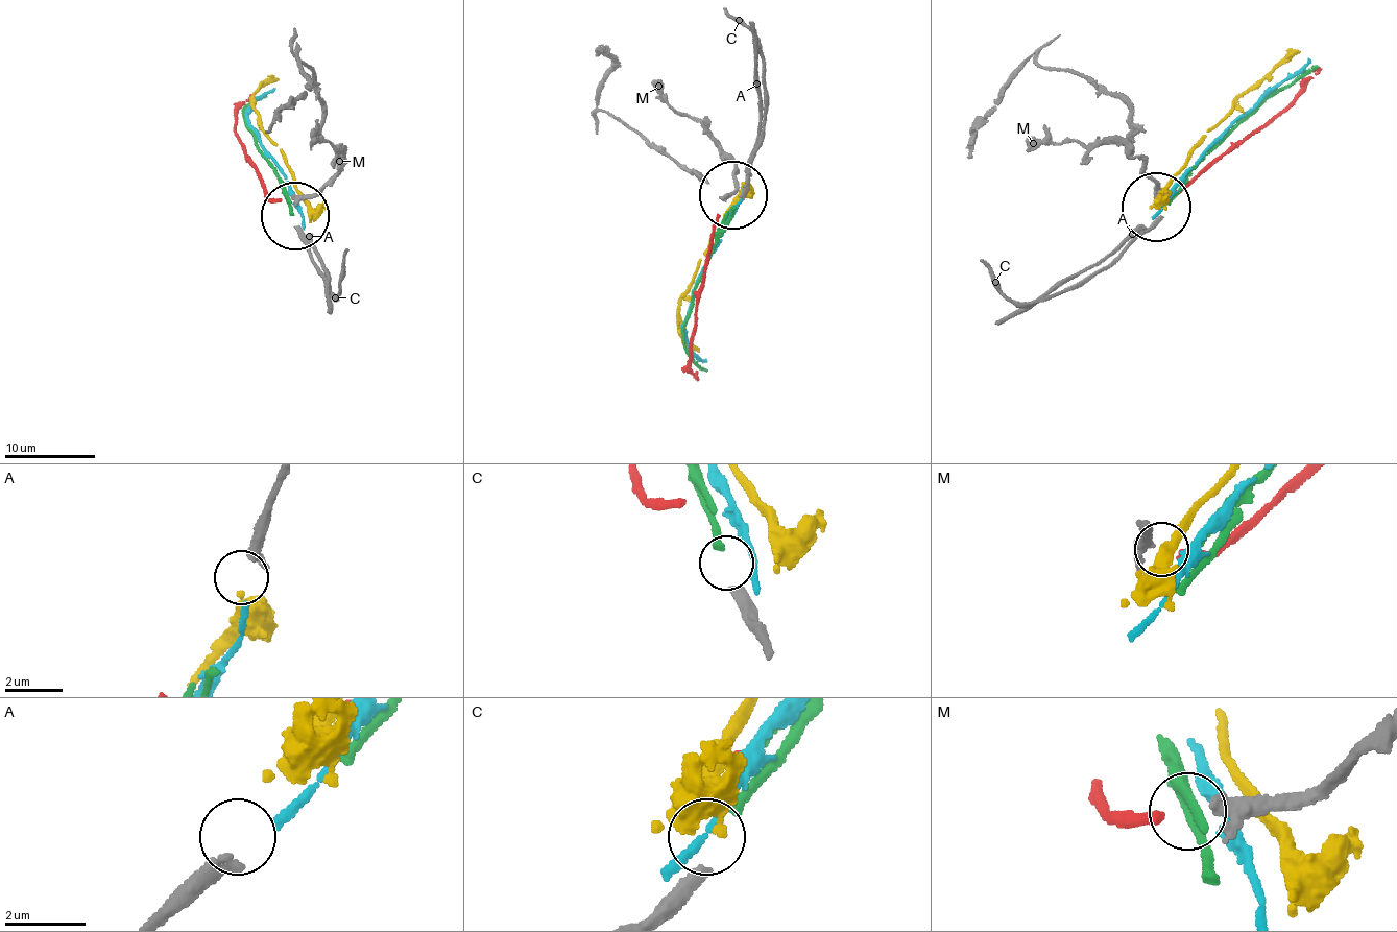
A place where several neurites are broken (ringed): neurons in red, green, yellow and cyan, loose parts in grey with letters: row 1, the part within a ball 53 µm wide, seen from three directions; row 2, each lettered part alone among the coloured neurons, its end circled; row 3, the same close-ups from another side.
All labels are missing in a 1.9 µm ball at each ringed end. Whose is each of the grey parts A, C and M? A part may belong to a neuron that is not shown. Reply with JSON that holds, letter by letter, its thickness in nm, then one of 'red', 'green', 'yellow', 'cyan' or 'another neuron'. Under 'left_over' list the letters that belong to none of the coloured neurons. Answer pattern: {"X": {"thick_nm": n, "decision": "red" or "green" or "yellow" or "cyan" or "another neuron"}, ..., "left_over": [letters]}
{"A": {"thick_nm": 440, "decision": "cyan"}, "C": {"thick_nm": 380, "decision": "another neuron"}, "M": {"thick_nm": 460, "decision": "red"}, "left_over": ["C"]}

